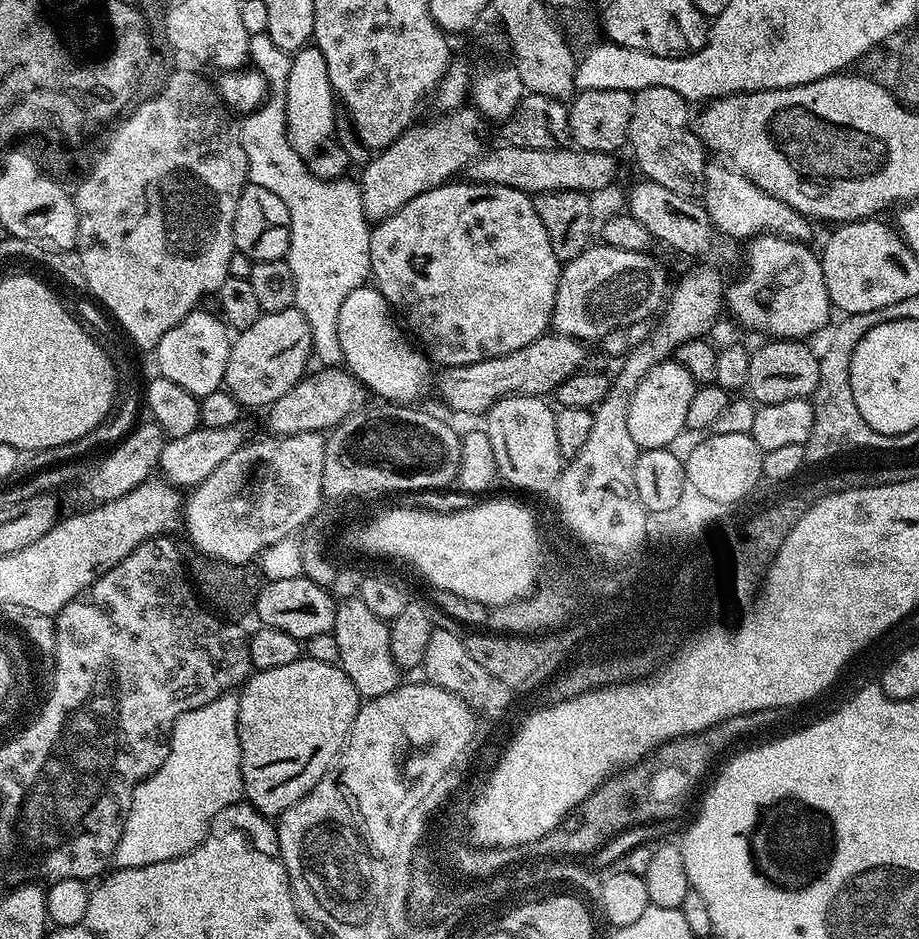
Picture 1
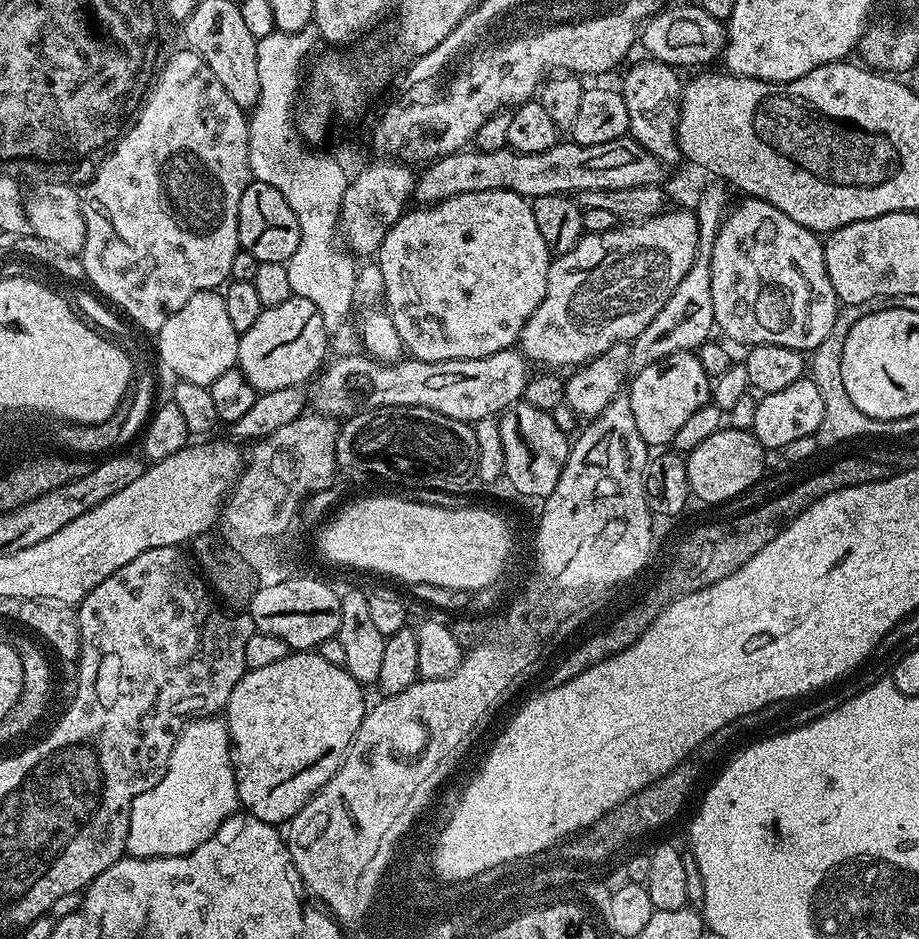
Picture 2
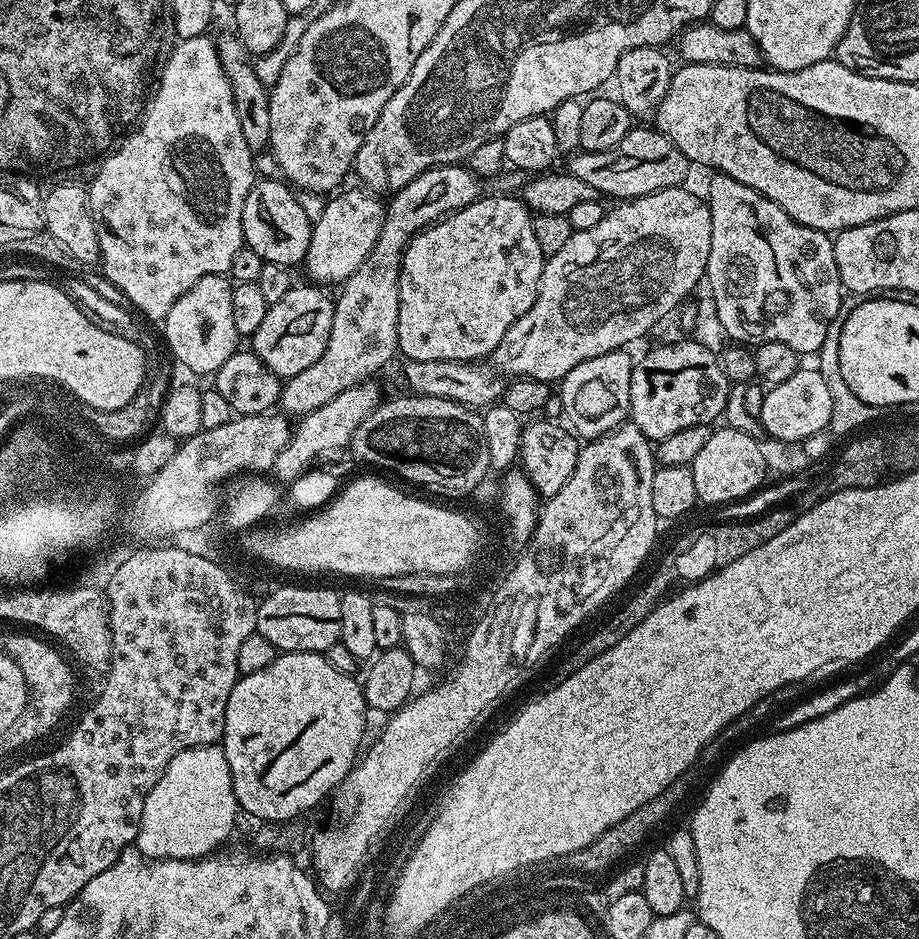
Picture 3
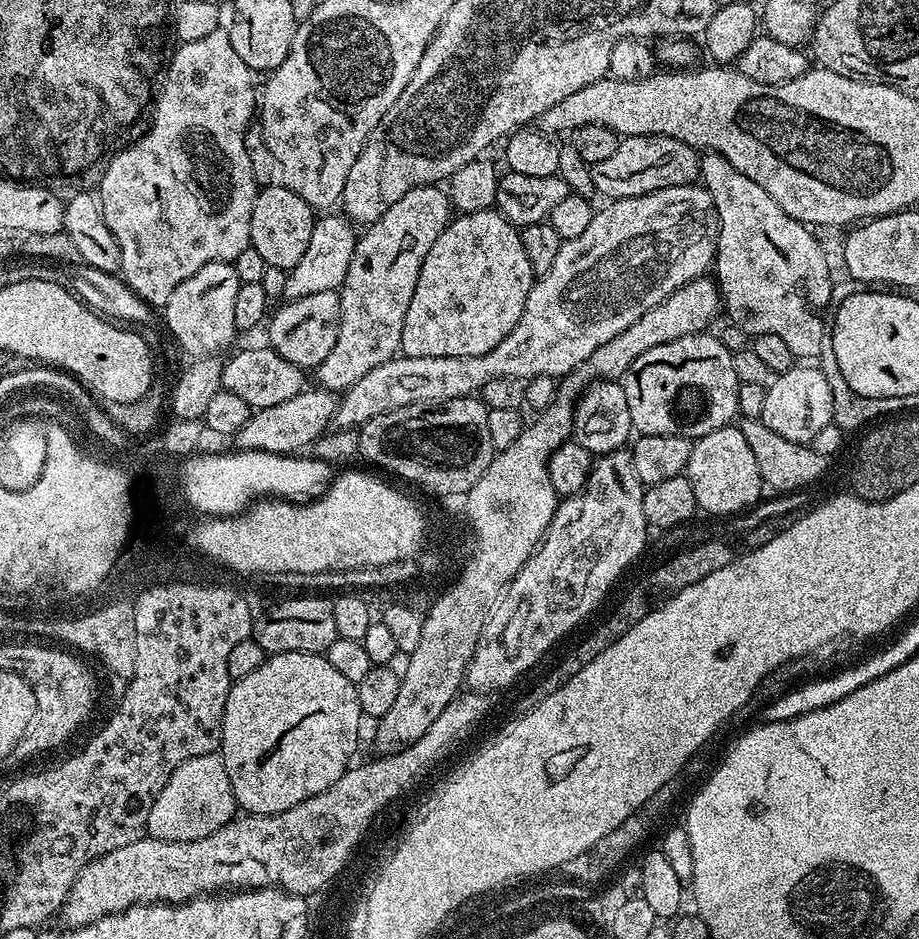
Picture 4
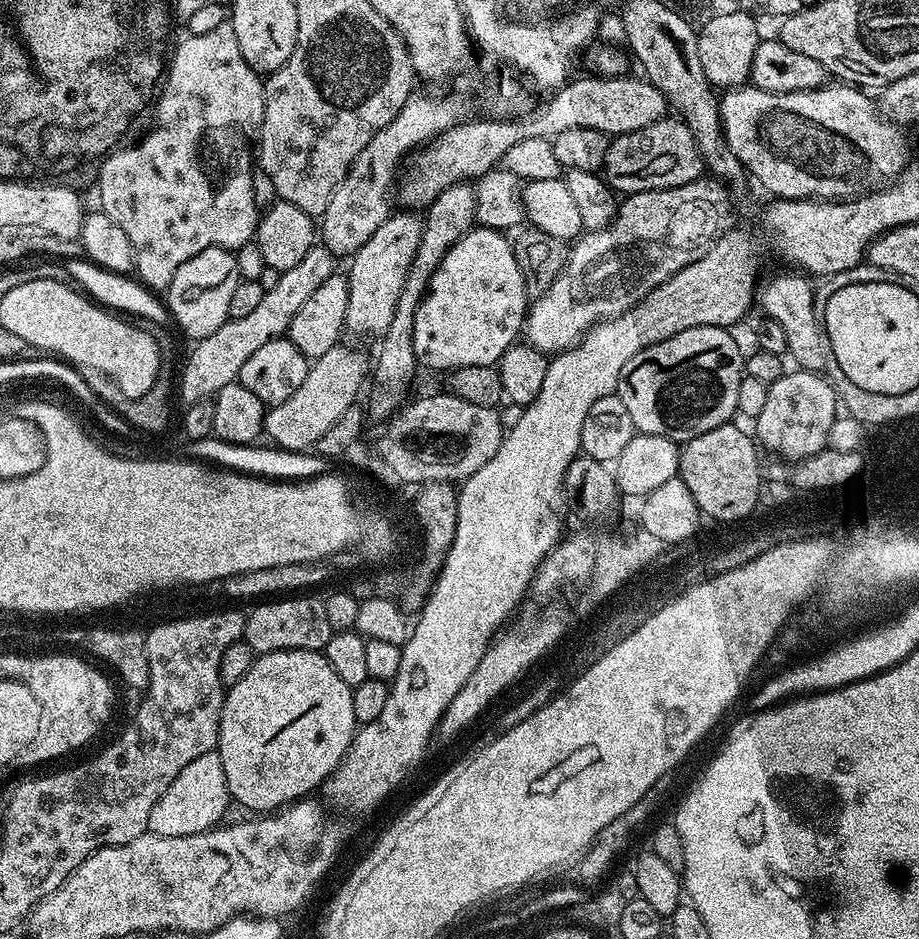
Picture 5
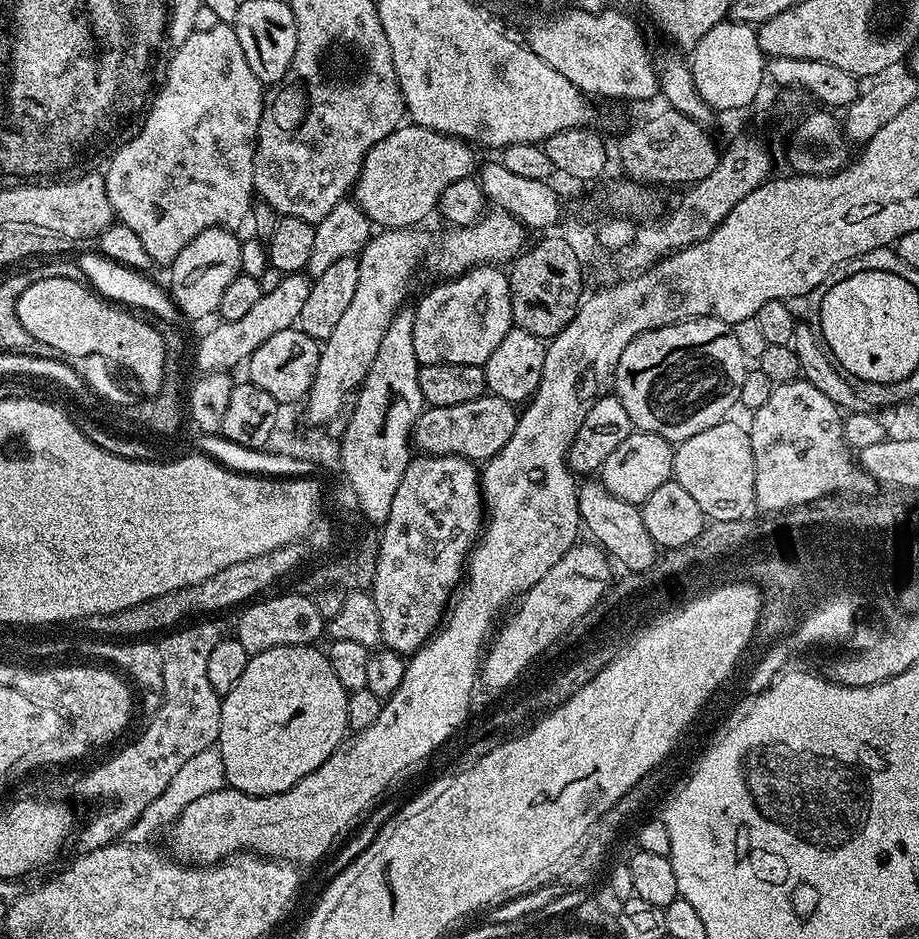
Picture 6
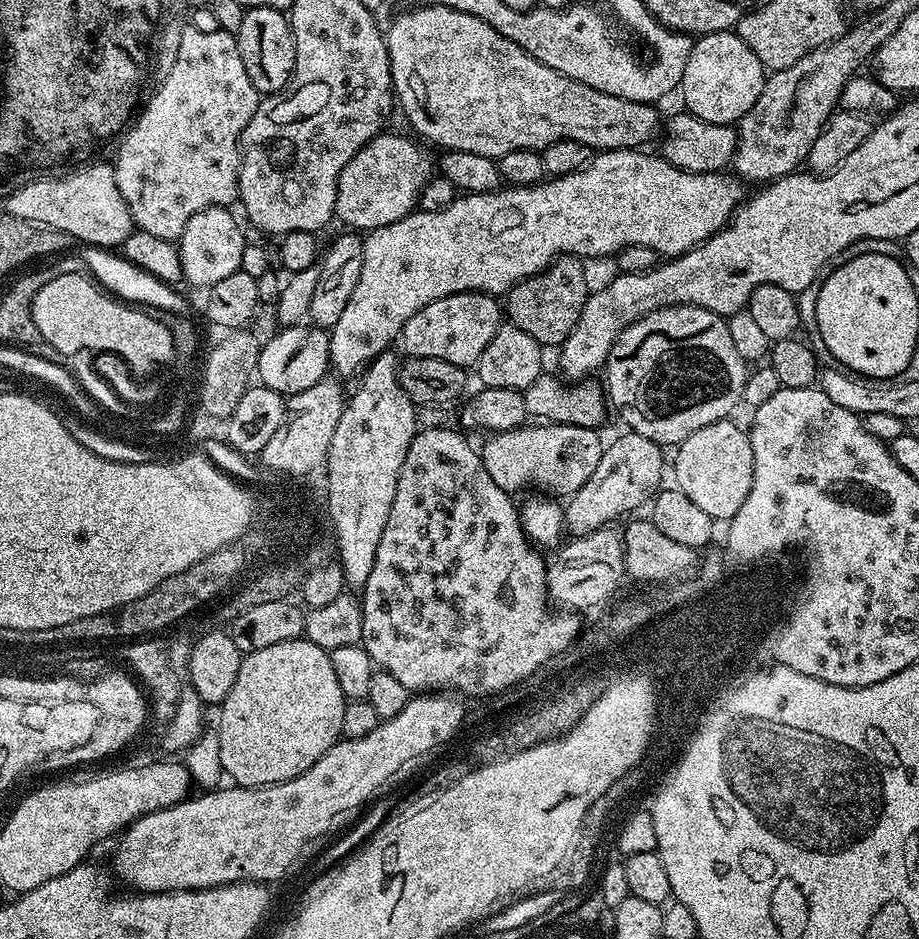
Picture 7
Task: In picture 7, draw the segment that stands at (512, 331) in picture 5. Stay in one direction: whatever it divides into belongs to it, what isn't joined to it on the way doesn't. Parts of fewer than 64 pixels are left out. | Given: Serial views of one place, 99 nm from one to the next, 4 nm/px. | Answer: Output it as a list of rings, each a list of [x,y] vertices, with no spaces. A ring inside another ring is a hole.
[[[459,292],[430,306],[422,306],[414,318],[406,322],[402,333],[402,345],[408,356],[418,358],[442,358],[442,362],[454,362],[454,366],[471,369],[482,358],[482,350],[490,346],[490,338],[502,323],[502,304],[497,297],[484,292]]]

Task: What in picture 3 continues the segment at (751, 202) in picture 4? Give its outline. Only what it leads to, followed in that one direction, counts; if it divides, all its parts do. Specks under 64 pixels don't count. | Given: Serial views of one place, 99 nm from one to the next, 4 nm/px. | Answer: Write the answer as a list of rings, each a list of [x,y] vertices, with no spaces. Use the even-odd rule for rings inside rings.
[[[717,172],[711,178],[713,180],[708,184],[708,196],[706,195],[706,203],[710,210],[710,222],[712,223],[706,288],[708,284],[709,290],[712,291],[712,304],[716,307],[716,320],[724,327],[725,334],[729,336],[727,339],[745,346],[755,346],[766,342],[786,342],[786,346],[790,346],[790,350],[795,352],[801,354],[819,353],[822,342],[826,342],[826,338],[830,334],[831,328],[828,327],[832,323],[835,325],[841,315],[840,292],[842,293],[842,285],[838,274],[838,262],[834,262],[833,237],[827,232],[819,232],[817,228],[811,228],[805,224],[799,224],[797,220],[792,220],[790,214],[786,214],[786,210],[779,208],[770,198],[758,194],[758,190],[730,178],[724,172]]]

